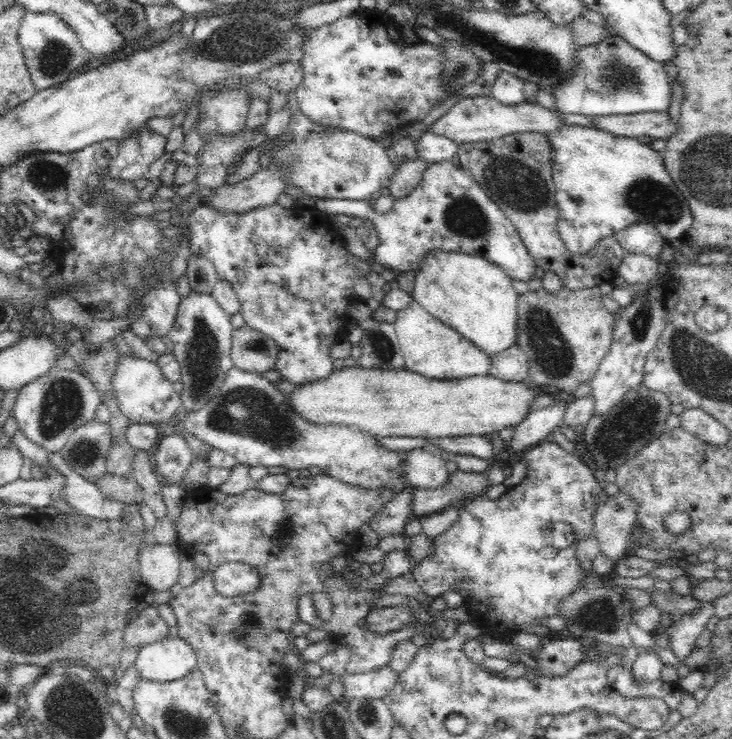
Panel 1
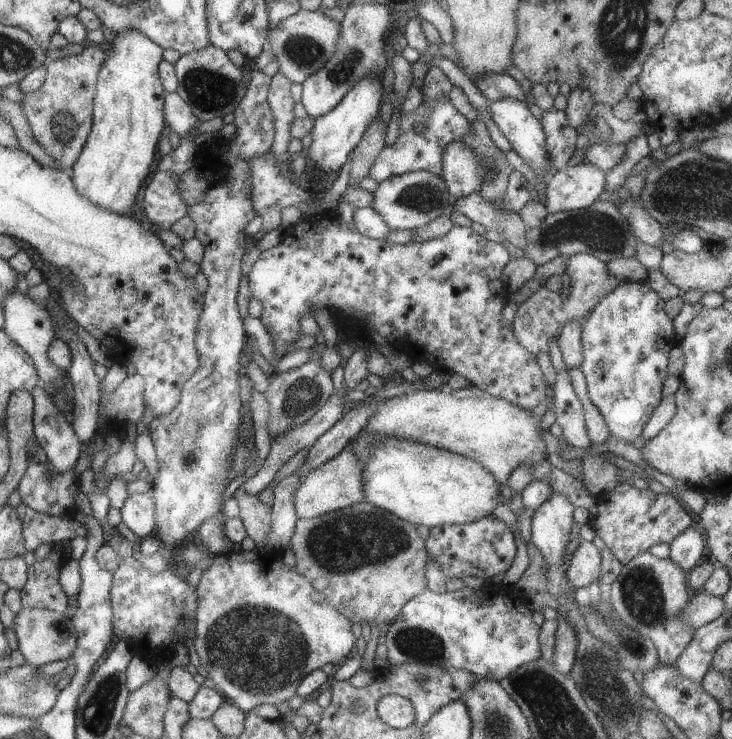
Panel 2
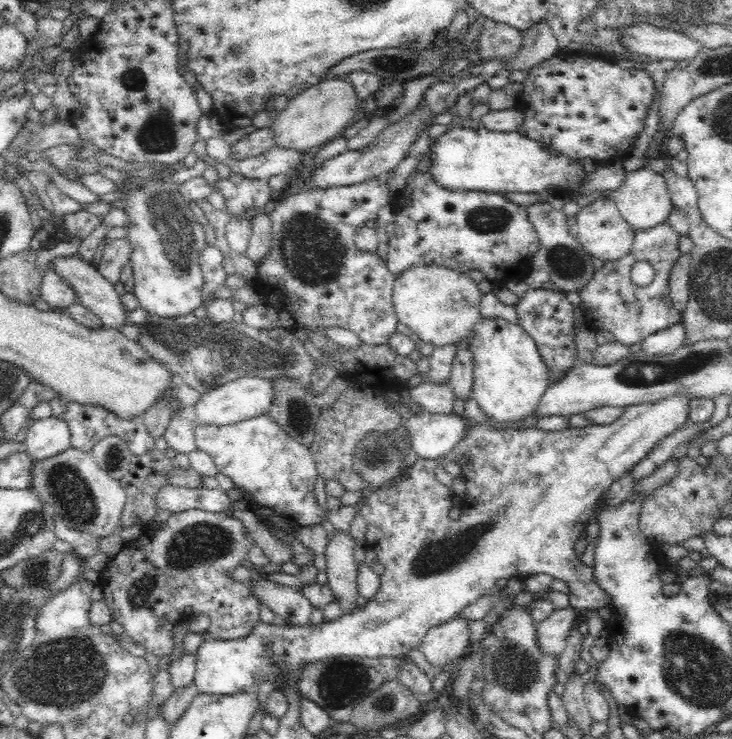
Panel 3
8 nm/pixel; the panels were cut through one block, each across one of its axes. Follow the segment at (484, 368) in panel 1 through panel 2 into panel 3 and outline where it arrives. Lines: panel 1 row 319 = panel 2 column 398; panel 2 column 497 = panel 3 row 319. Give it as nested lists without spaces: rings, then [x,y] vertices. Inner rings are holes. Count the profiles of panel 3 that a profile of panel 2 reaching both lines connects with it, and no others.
[[[422,264],[412,266],[400,273],[393,282],[393,305],[397,320],[406,325],[420,341],[432,342],[435,347],[460,342],[483,320],[480,313],[482,292],[478,282],[474,281],[468,272],[453,270],[438,264]]]

